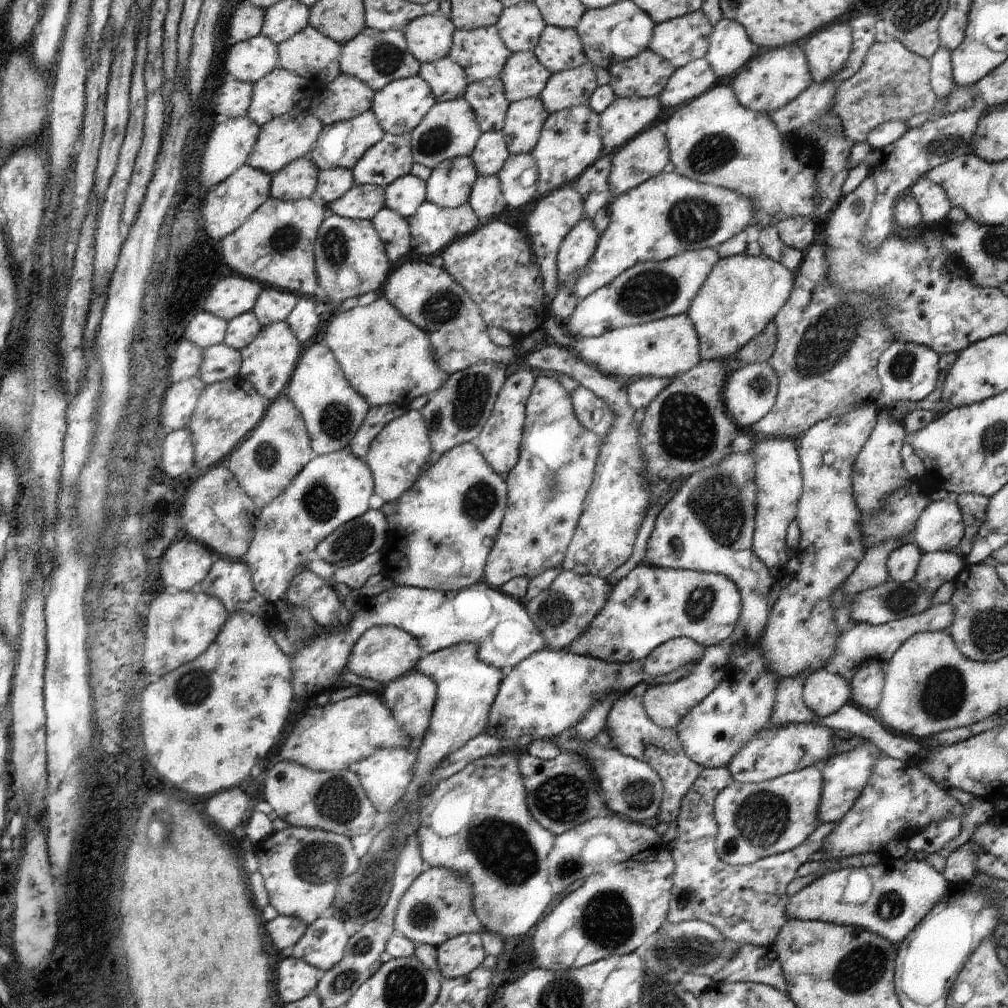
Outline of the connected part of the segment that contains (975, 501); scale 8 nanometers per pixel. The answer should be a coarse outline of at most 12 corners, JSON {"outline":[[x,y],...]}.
{"outline":[[960,494],[965,527],[960,552],[967,556],[984,522],[990,500],[976,494]]}

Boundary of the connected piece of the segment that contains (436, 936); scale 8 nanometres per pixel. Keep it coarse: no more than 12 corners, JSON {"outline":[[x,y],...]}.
{"outline":[[431,867],[404,892],[394,931],[434,947],[485,929],[473,884]]}

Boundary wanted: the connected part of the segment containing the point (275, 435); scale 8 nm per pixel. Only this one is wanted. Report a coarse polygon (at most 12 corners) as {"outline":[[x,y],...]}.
{"outline":[[284,394],[223,465],[262,510],[317,455]]}

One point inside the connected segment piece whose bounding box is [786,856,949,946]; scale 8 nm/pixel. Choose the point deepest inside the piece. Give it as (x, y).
(890, 898)

